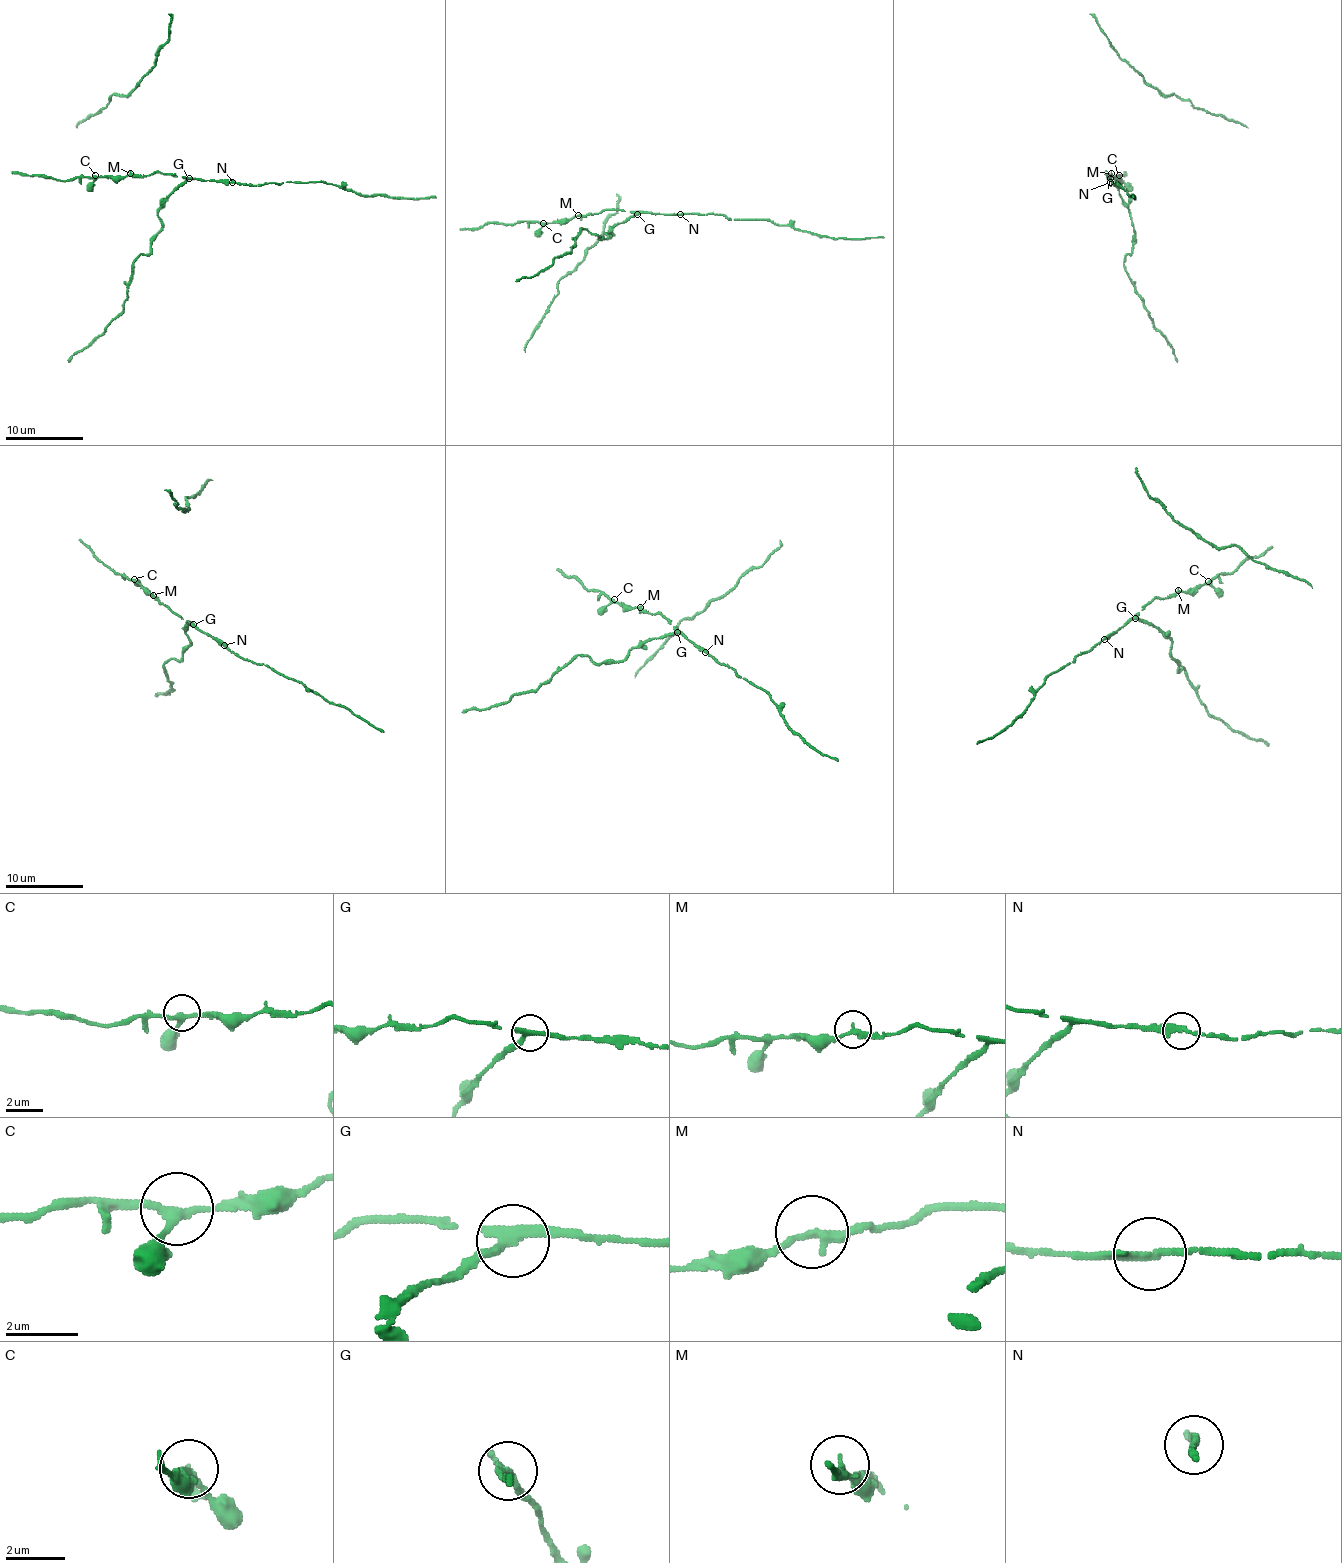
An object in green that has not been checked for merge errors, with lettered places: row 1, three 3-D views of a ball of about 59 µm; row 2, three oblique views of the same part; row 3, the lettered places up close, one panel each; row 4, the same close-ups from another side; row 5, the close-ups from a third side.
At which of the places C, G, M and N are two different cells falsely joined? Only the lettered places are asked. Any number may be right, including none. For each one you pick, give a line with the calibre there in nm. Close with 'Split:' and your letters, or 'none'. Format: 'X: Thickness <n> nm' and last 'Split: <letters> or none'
G: Thickness 280 nm
Split: G

